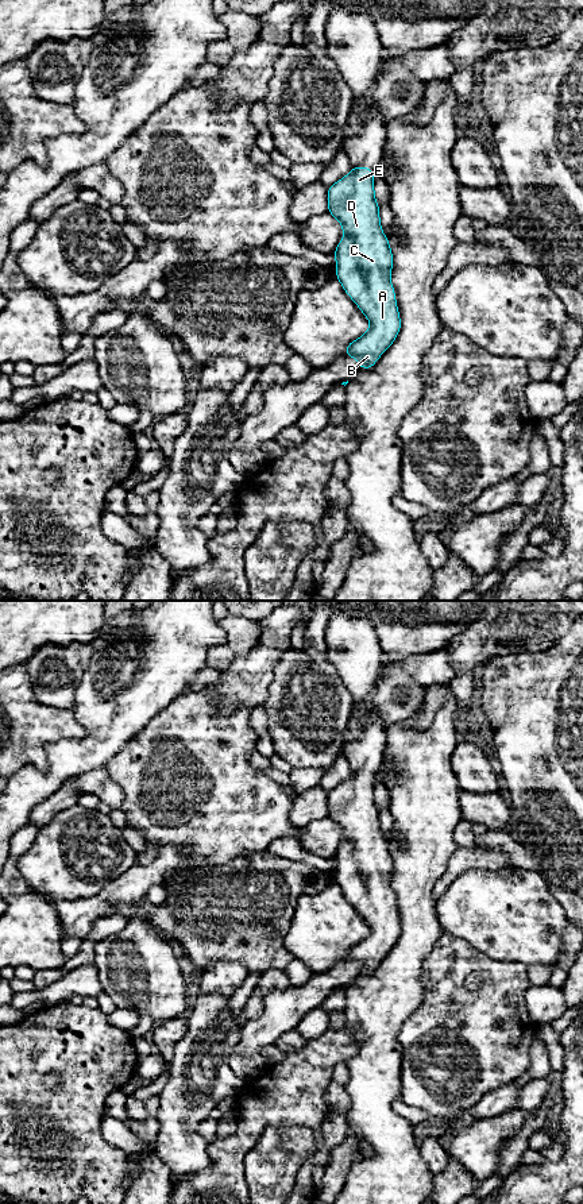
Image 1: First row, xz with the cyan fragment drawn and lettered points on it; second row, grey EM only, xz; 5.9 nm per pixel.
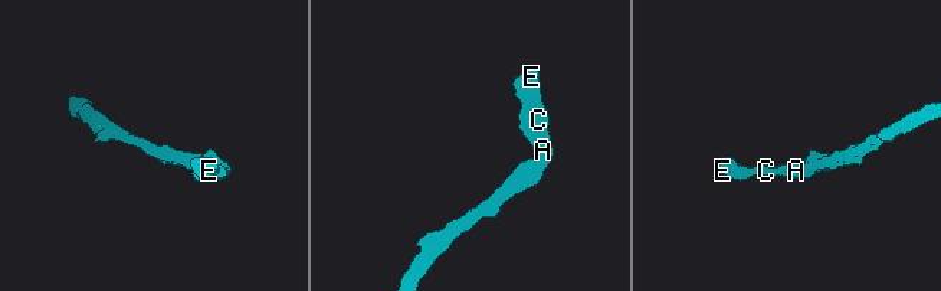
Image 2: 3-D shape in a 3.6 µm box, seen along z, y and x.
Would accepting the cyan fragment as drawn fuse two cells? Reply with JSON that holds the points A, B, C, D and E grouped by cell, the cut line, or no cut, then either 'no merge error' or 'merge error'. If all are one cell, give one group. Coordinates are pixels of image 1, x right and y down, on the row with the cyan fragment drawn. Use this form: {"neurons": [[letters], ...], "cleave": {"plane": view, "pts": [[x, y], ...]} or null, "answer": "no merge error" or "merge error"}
{"neurons": [["A", "B", "C", "D", "E"]], "cleave": null, "answer": "no merge error"}

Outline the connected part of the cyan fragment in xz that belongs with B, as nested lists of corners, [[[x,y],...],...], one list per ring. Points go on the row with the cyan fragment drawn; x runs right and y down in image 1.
[[[360,166],[328,186],[328,212],[341,223],[344,239],[336,247],[336,278],[345,293],[355,301],[370,320],[370,329],[351,341],[343,355],[355,356],[359,368],[371,368],[377,359],[397,337],[401,320],[390,281],[393,254],[389,239],[383,235],[379,221],[379,205],[374,194],[374,170]]]

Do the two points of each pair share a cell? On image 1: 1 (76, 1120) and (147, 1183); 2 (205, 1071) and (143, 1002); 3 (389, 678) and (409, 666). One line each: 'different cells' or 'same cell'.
1: different cells
2: different cells
3: different cells

